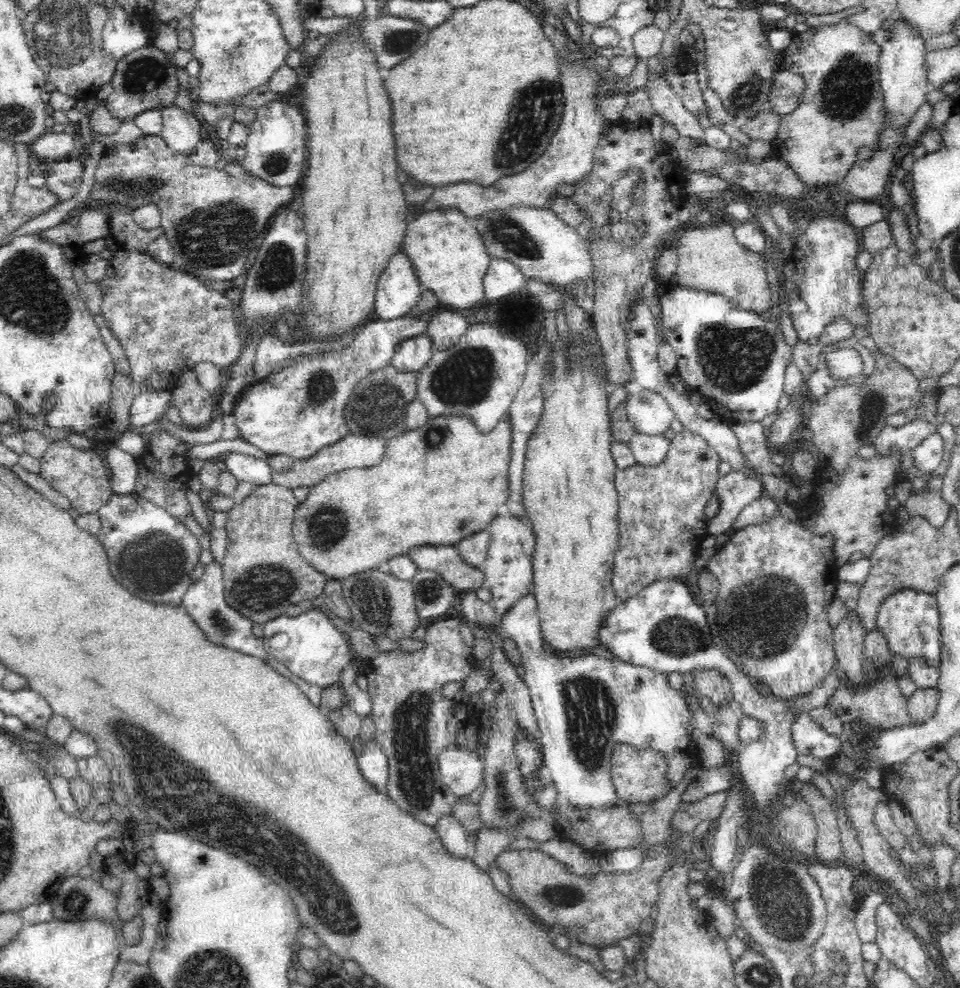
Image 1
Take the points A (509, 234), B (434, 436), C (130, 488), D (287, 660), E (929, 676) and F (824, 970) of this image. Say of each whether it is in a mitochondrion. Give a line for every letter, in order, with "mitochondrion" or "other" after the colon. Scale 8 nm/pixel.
A: mitochondrion
B: mitochondrion
C: other
D: other
E: other
F: mitochondrion

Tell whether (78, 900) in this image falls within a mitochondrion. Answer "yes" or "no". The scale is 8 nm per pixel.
yes

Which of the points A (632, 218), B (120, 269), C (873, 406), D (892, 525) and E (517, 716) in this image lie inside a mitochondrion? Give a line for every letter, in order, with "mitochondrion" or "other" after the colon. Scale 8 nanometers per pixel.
A: mitochondrion
B: other
C: mitochondrion
D: other
E: other

